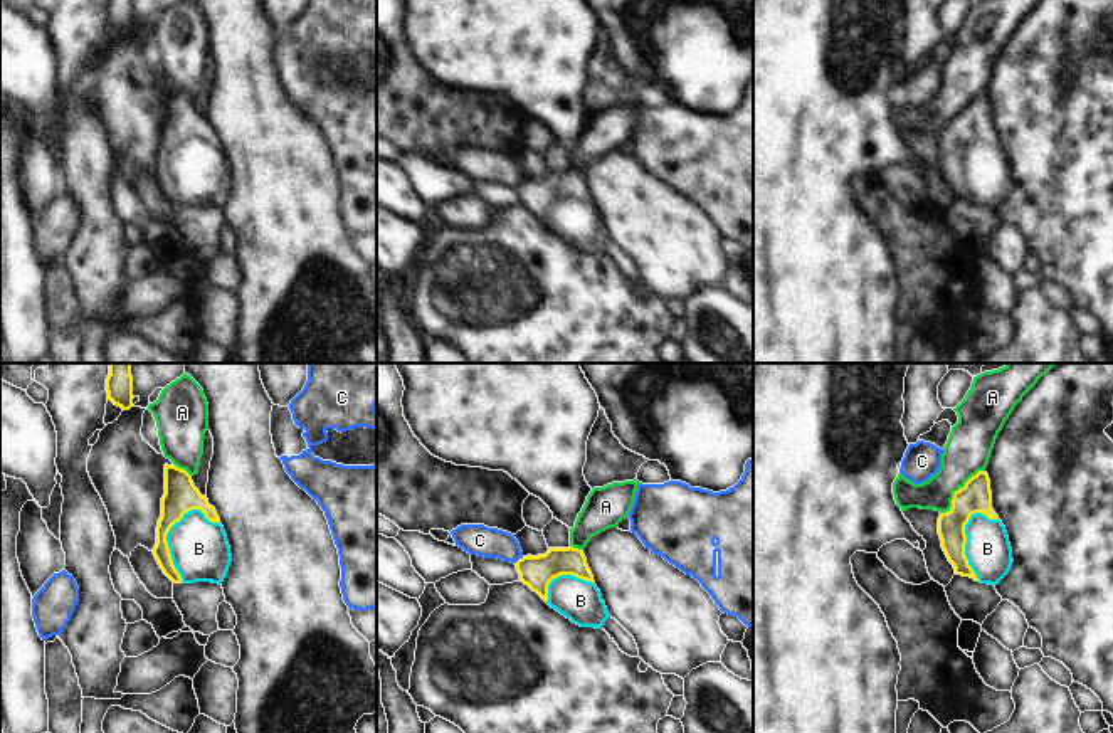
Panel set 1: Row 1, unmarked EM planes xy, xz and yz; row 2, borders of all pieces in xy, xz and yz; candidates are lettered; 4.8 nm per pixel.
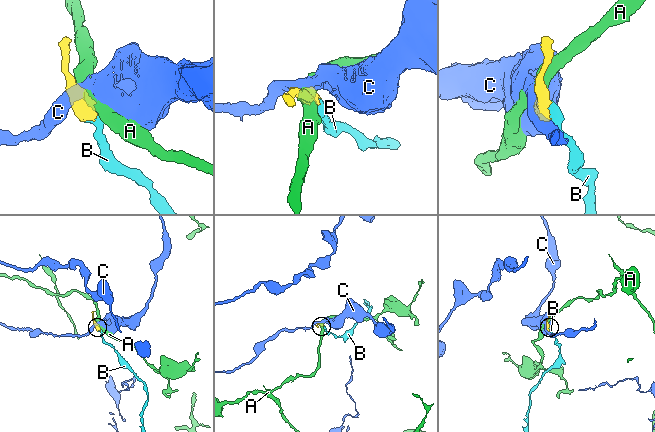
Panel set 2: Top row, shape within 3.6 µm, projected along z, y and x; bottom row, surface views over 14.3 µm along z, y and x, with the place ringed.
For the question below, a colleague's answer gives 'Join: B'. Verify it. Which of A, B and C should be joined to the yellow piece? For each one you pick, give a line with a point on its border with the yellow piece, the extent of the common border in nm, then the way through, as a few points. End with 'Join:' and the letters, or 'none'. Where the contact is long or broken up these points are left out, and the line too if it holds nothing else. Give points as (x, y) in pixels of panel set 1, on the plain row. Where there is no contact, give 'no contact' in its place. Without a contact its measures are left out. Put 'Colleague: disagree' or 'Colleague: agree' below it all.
B: meets yellow in xy at (165, 163); contact 360 nm long; runs through xy (180, 120), (180, 142), (165, 163), (187, 163), (199, 172)
Join: B
Colleague: agree

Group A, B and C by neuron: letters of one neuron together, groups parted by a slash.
A / B / C

